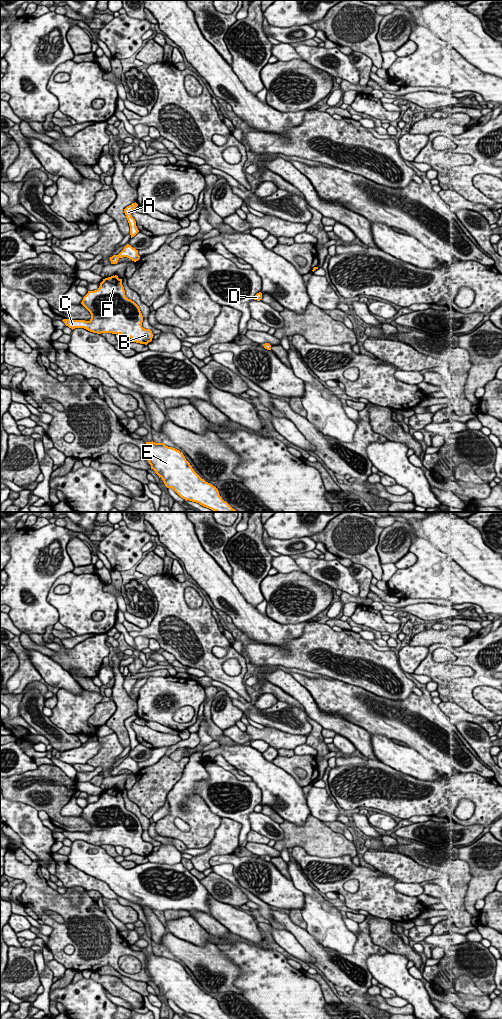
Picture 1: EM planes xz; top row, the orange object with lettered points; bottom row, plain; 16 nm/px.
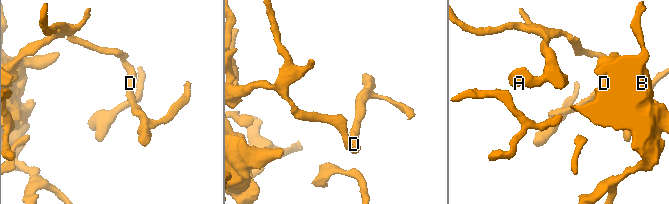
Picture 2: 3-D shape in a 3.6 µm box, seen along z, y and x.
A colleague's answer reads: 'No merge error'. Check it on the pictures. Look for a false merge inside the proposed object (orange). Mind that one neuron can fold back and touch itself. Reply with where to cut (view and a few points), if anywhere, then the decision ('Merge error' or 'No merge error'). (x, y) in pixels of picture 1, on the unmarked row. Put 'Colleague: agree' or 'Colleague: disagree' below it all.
No split. No merge error
Colleague: agree

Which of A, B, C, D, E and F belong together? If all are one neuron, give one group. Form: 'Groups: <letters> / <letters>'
Groups: A B C D E F

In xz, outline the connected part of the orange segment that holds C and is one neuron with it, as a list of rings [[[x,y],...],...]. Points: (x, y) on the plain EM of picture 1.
[[[117,787],[103,791],[97,802],[88,803],[81,816],[90,824],[91,831],[62,833],[72,842],[84,840],[90,844],[129,848],[132,854],[147,857],[153,845],[142,839],[143,828],[139,818],[128,811]]]

